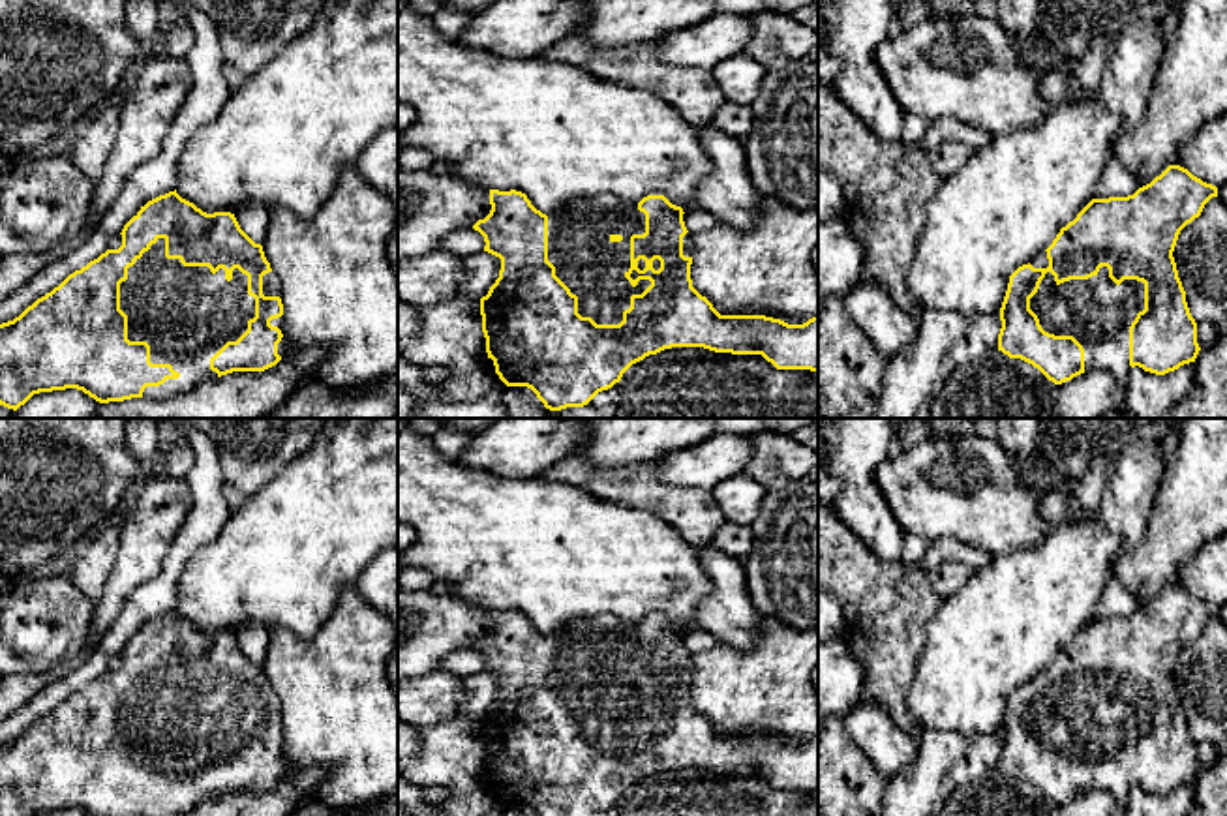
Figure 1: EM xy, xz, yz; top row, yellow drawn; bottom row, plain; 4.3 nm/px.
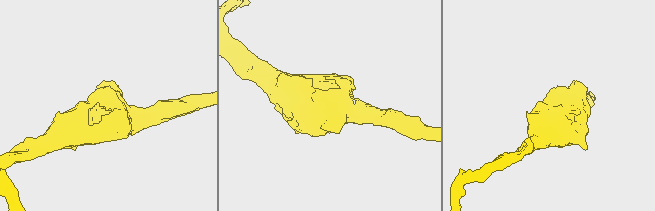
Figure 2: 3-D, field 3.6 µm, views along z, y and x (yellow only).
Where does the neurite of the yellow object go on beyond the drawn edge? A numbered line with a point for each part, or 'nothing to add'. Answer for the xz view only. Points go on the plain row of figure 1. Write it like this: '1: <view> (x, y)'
1: xz (593, 689)

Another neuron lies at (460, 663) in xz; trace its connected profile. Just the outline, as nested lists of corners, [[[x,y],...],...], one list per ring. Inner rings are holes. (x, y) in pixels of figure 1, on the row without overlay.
[[[463,649],[447,655],[441,660],[439,670],[463,679],[477,672],[484,672],[484,666],[486,666],[484,657],[478,651]]]

